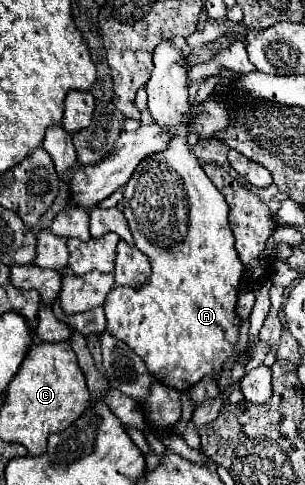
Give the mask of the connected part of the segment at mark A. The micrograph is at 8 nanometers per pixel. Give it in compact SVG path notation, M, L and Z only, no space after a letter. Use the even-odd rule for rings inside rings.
M164 40L156 48L152 78L146 84L148 112L152 120L172 138L164 152L156 152L140 162L140 166L134 170L132 178L126 184L122 200L124 216L134 236L134 246L150 258L152 274L140 288L116 286L104 302L106 332L126 342L144 360L148 372L158 382L182 392L200 382L204 376L220 378L222 364L232 358L238 330L242 324L234 310L244 268L234 248L234 234L228 224L228 204L220 190L210 182L200 162L186 144L190 124L186 86L188 70L188 62L170 44L170 40Z

